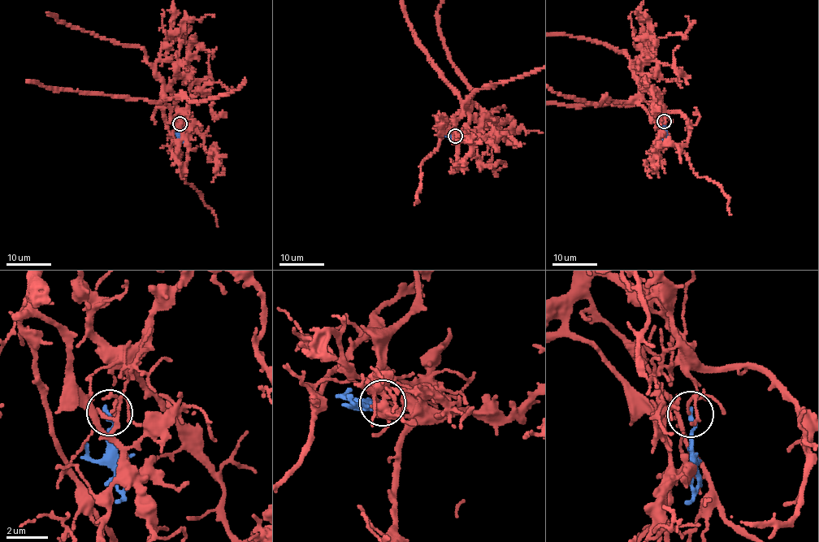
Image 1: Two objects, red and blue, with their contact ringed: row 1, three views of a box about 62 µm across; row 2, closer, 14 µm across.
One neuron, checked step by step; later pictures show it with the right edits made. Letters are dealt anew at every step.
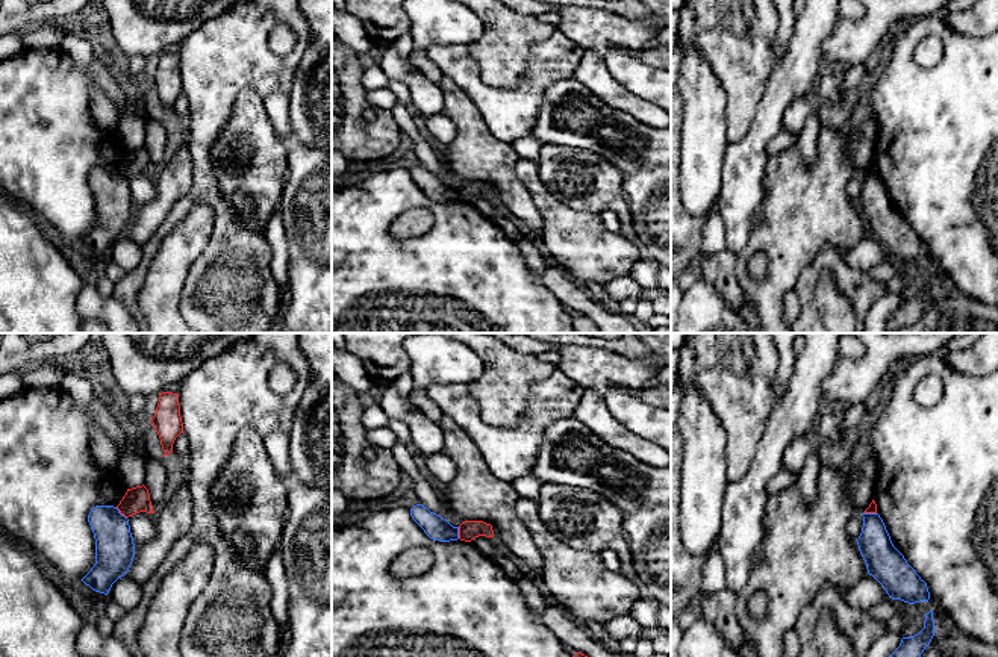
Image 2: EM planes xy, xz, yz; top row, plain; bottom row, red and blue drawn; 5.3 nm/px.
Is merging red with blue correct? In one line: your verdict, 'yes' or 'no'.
no

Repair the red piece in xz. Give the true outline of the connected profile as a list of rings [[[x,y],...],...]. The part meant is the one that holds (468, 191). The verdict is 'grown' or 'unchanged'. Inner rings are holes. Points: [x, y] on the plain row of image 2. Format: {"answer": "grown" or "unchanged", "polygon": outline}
{"answer": "unchanged", "polygon": [[[465,182],[459,186],[460,201],[471,203],[479,197],[494,198],[492,186],[483,182]]]}

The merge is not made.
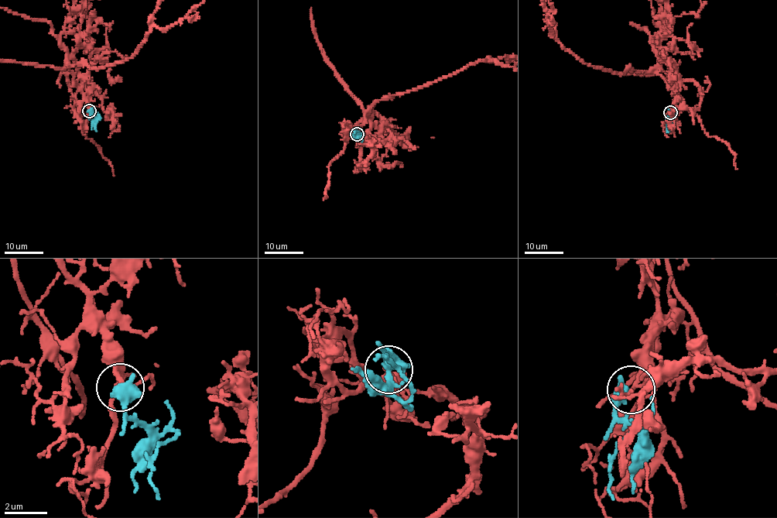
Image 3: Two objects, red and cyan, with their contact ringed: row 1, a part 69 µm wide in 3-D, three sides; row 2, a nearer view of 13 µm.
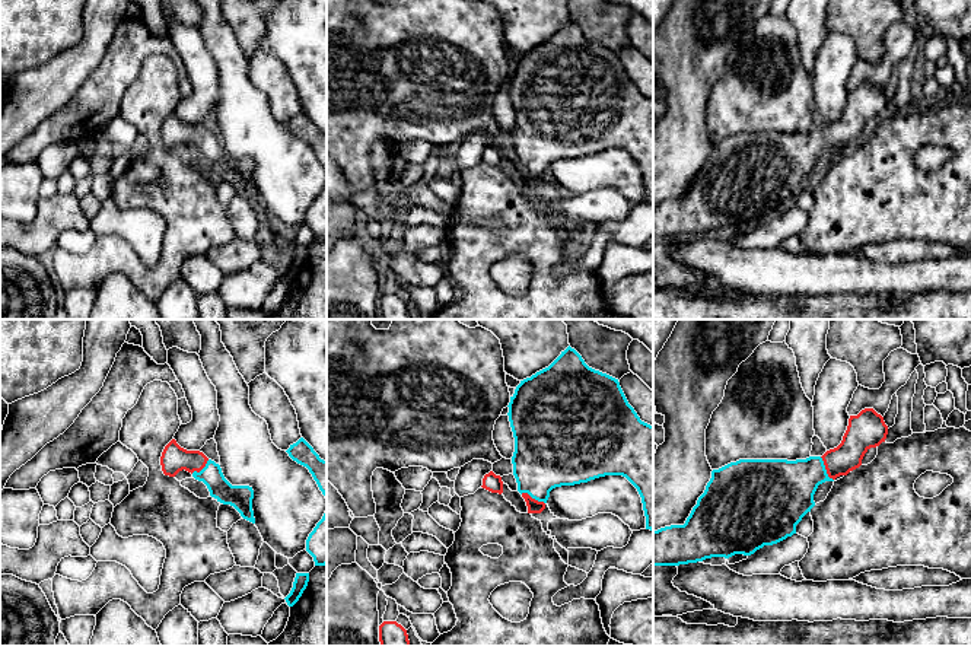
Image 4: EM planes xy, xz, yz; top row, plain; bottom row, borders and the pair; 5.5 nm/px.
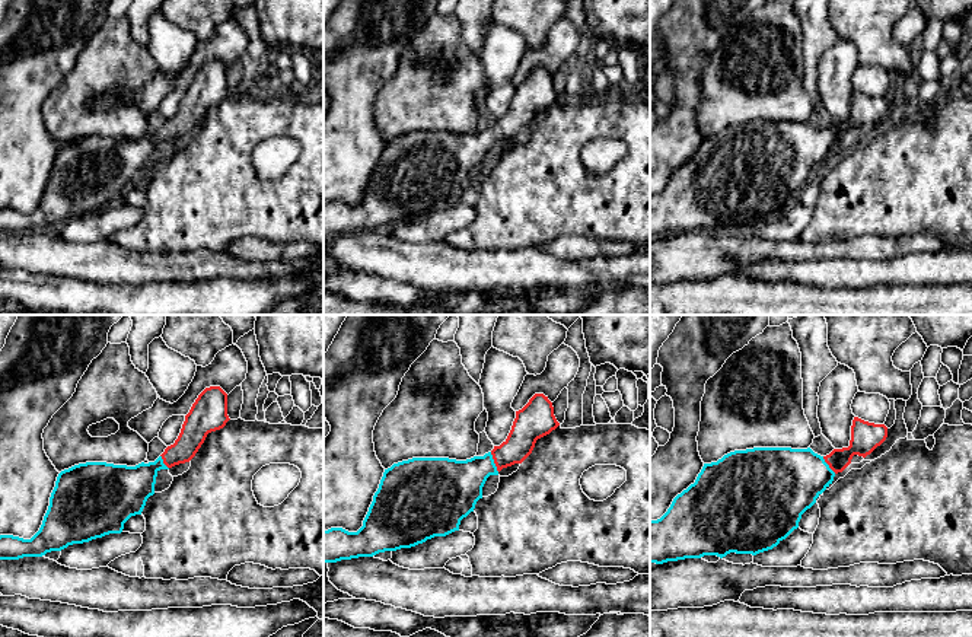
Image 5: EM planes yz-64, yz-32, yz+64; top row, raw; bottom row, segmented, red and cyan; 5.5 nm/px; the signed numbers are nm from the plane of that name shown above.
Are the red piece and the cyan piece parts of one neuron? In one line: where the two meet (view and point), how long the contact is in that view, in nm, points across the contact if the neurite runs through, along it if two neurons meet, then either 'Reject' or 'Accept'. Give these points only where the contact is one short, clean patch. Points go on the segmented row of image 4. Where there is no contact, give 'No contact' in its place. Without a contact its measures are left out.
Touches red at yz (825, 468). Shared border 150 nm. Path across: yz (859, 438), (825, 468), (811, 471), (786, 489). Accept

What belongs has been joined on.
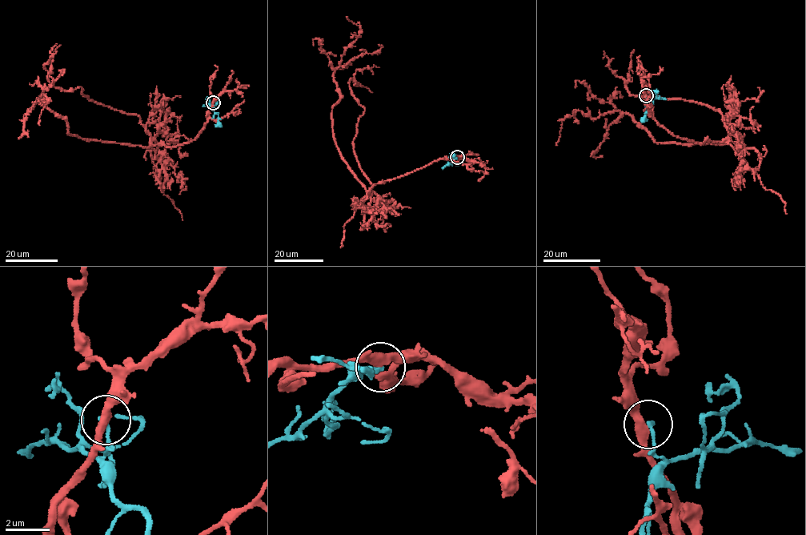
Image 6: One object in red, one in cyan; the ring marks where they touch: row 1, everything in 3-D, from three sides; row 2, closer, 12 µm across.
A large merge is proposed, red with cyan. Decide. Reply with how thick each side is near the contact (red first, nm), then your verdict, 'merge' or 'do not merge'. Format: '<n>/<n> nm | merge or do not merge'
360/190 nm | do not merge

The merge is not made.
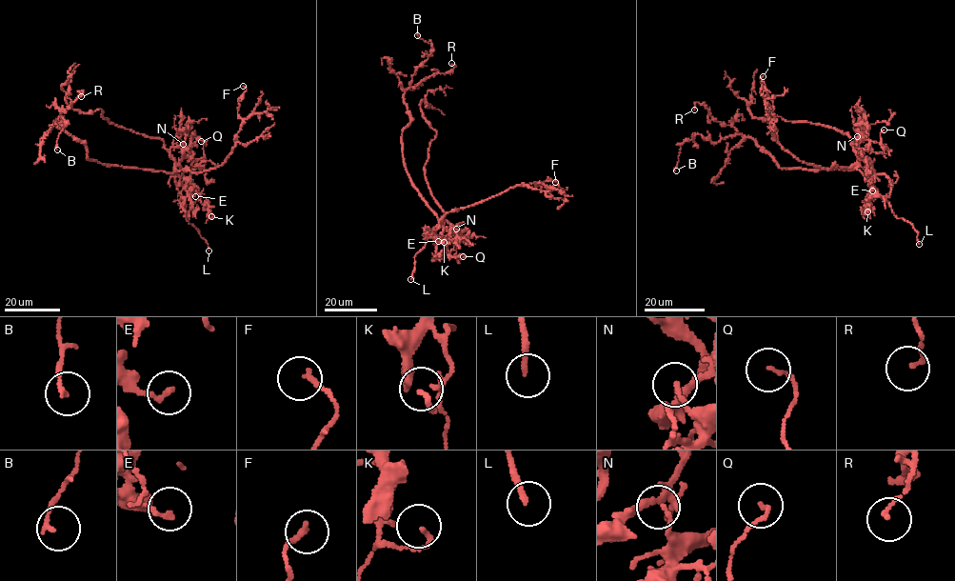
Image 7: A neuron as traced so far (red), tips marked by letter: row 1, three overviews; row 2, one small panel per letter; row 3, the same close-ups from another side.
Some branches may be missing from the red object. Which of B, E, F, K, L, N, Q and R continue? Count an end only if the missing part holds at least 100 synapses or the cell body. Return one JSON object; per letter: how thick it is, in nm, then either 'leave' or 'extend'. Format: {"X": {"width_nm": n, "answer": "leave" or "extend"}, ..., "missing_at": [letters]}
{"B": {"width_nm": 140, "answer": "leave"}, "E": {"width_nm": 160, "answer": "leave"}, "F": {"width_nm": 180, "answer": "leave"}, "K": {"width_nm": 140, "answer": "leave"}, "L": {"width_nm": 190, "answer": "extend"}, "N": {"width_nm": 90, "answer": "leave"}, "Q": {"width_nm": 110, "answer": "leave"}, "R": {"width_nm": 130, "answer": "leave"}, "missing_at": ["L"]}

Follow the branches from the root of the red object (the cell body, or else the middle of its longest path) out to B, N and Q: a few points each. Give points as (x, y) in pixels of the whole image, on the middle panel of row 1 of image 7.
B: (432, 210), (412, 184), (403, 153), (402, 130), (410, 121), (405, 90), (432, 48), (417, 35)
N: (432, 210), (443, 227), (447, 230), (456, 229)
Q: (432, 210), (443, 227), (447, 230), (452, 229), (456, 235), (449, 255), (457, 257), (462, 253), (463, 256)

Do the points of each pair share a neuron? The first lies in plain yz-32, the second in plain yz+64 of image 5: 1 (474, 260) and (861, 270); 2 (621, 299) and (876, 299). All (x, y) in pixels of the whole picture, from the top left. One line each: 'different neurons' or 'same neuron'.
1: same neuron
2: same neuron

